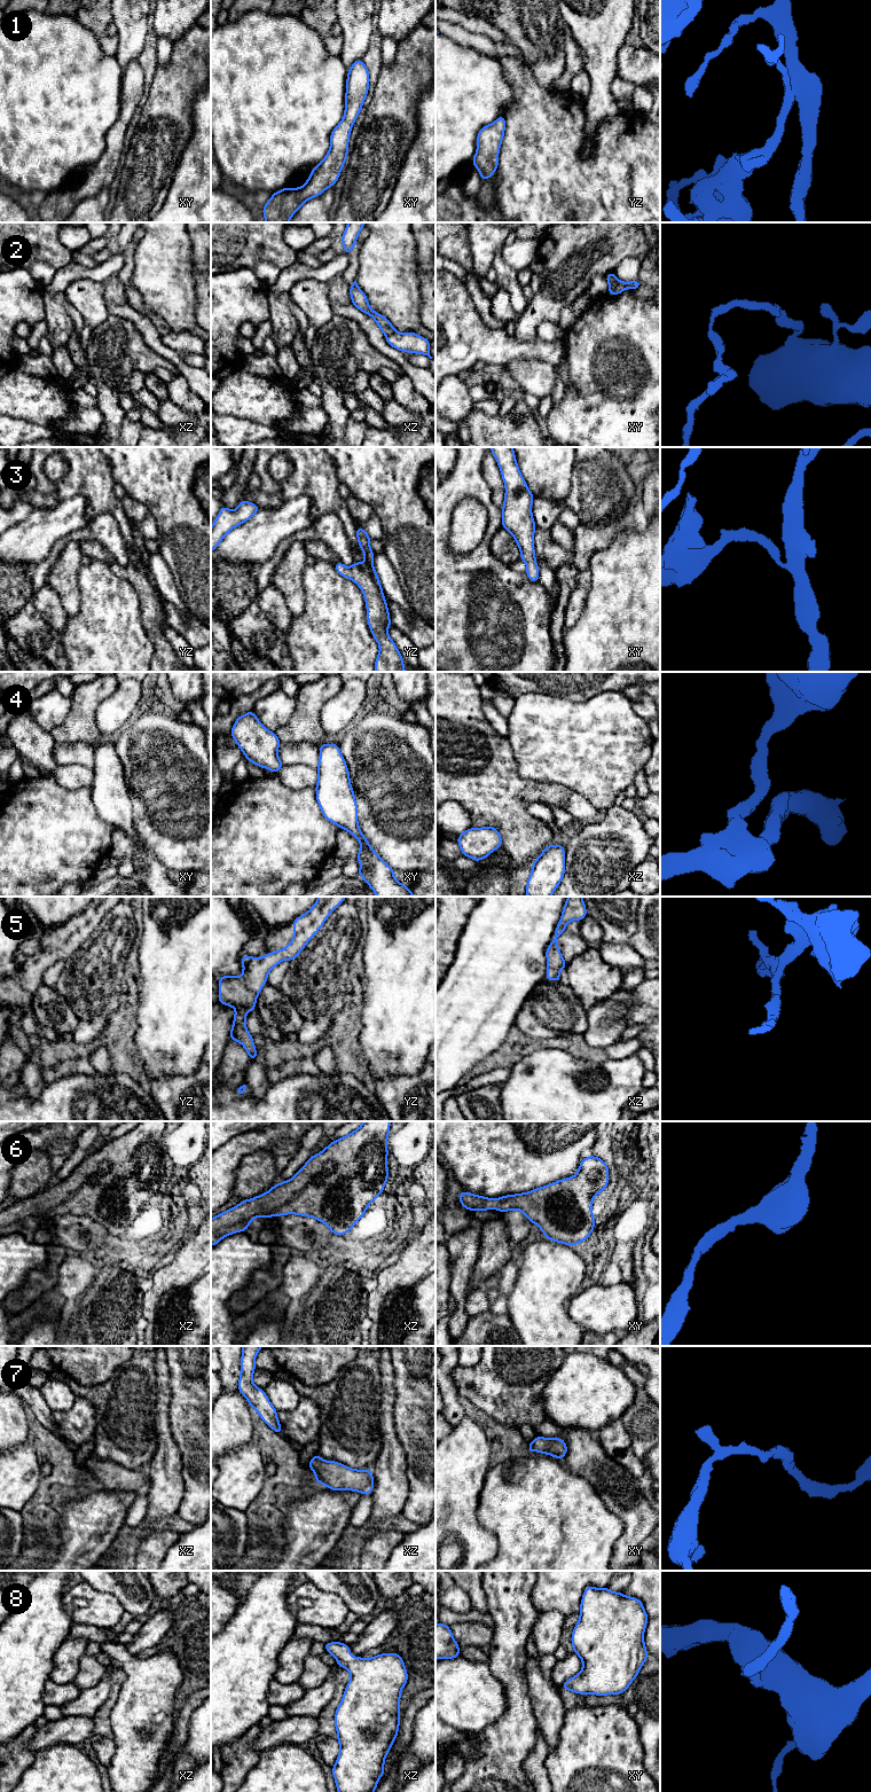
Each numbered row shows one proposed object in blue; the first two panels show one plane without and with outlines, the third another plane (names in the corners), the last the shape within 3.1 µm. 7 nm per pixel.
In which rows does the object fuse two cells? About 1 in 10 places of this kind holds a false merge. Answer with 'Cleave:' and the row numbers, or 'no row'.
Cleave: 2

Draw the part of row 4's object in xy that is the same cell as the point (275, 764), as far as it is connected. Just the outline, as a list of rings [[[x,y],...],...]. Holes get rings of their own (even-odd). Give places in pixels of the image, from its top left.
[[[253,710],[236,719],[230,734],[250,762],[261,768],[268,768],[273,774],[284,766],[277,754],[281,744],[278,737],[261,725]]]

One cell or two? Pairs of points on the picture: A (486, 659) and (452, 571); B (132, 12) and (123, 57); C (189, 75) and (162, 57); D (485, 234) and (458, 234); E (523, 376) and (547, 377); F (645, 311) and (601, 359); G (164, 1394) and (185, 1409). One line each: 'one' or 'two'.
A: one
B: one
C: two
D: two
E: one
F: one
G: two

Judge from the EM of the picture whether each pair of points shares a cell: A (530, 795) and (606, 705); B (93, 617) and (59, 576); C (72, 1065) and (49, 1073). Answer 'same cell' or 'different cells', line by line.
A: different cells
B: different cells
C: same cell

